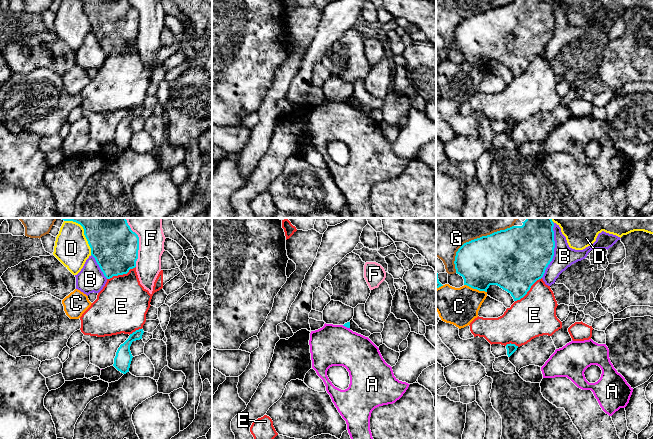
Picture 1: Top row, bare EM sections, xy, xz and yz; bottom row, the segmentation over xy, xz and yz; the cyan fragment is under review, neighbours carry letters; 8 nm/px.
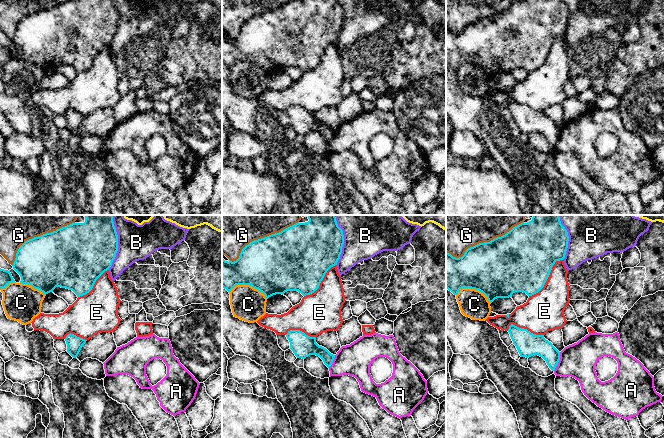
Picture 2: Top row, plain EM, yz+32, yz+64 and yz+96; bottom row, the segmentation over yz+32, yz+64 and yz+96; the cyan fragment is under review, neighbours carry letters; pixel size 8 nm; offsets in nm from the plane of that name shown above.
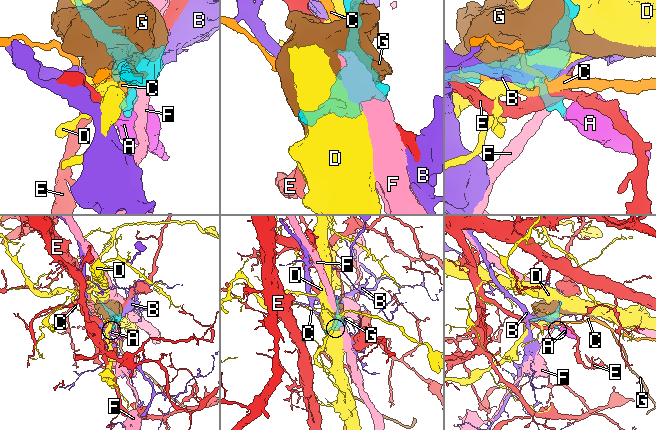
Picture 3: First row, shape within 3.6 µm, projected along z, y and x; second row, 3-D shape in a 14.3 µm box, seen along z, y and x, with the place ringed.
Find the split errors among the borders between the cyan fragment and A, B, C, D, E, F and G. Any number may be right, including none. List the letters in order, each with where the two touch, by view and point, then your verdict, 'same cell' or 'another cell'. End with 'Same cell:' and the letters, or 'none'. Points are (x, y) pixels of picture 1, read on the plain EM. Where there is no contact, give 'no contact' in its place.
A: xz (346, 102) | another cell
B: yz (553, 27) | another cell
C: yz (475, 64) | another cell
D: xy (86, 14) | another cell
E: xy (121, 50) | another cell
F: xy (138, 21) | another cell
G: yz (474, 15) | another cell
Same cell: none

